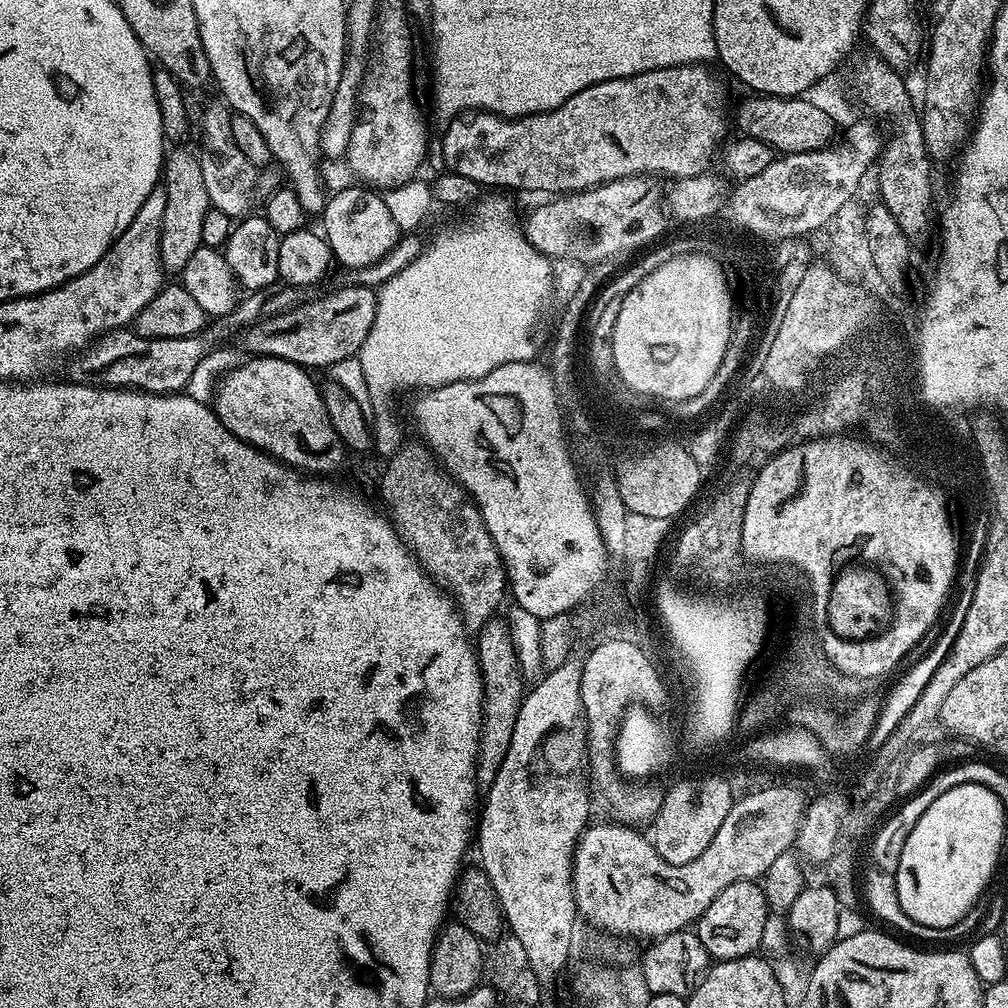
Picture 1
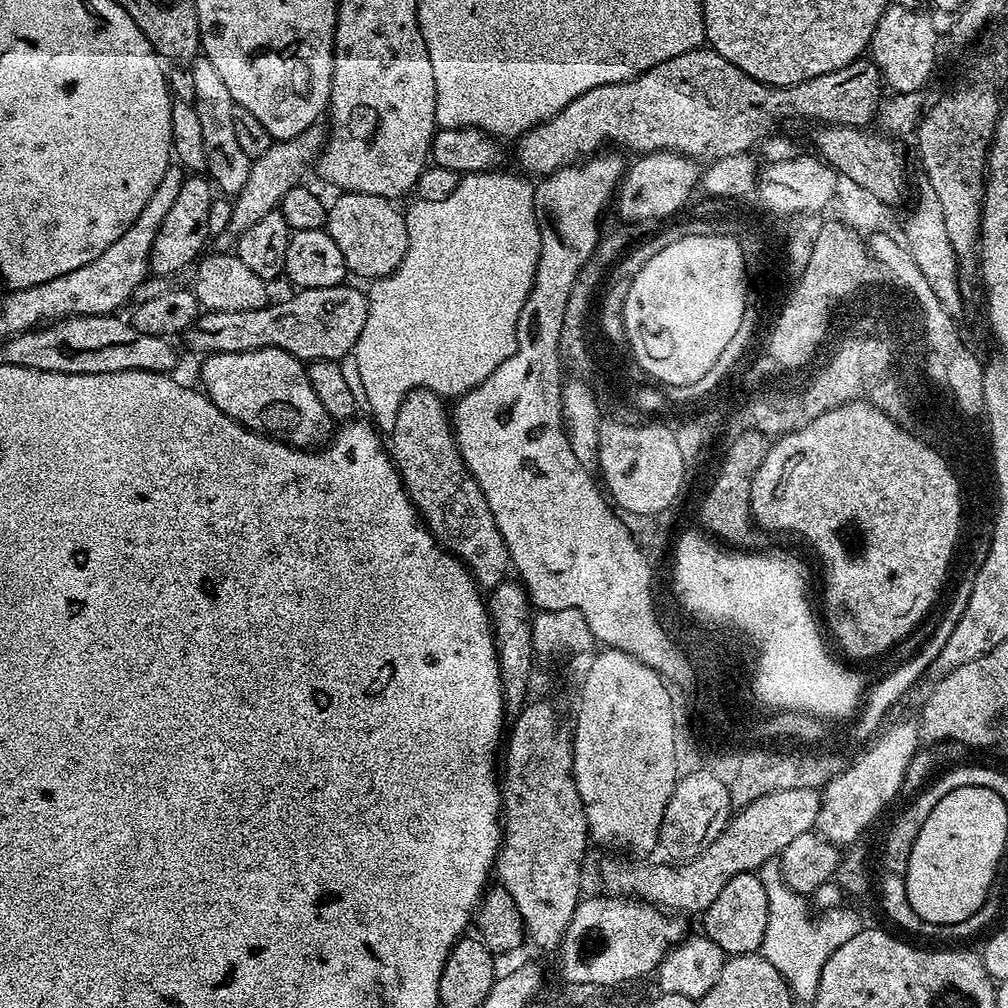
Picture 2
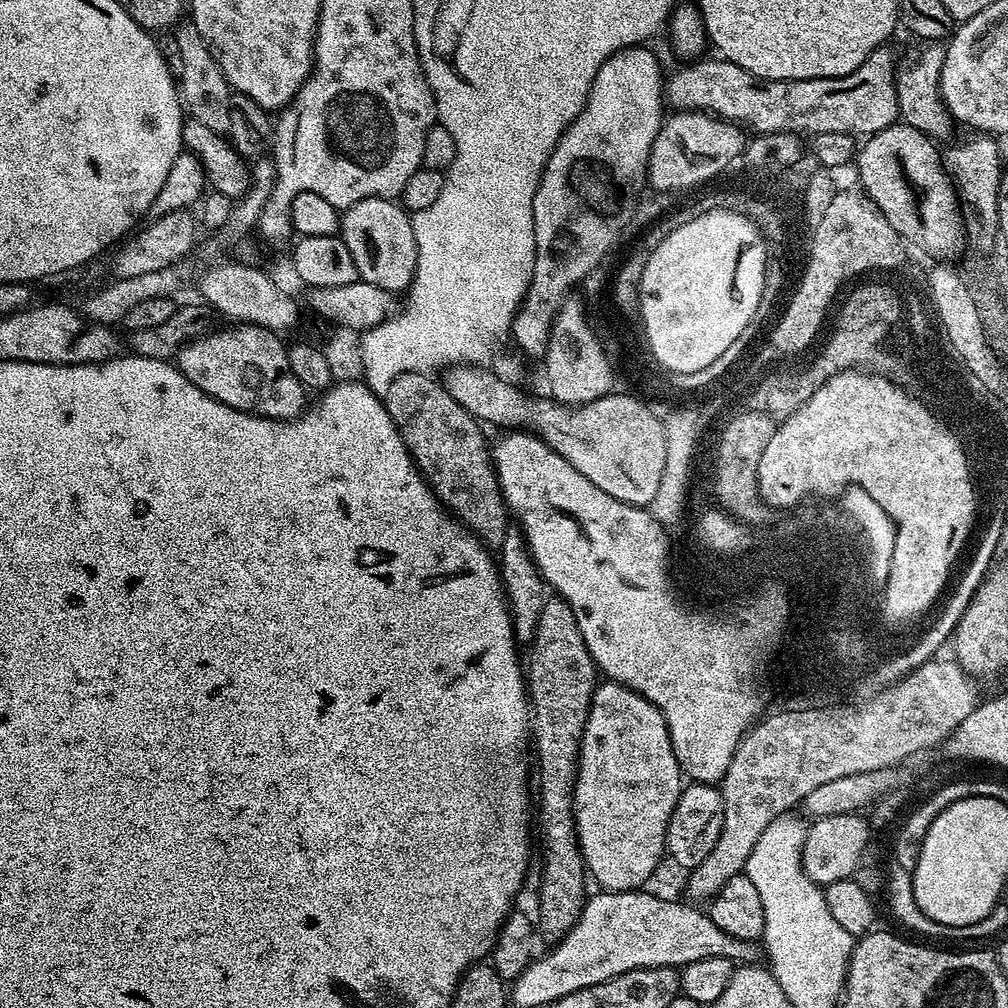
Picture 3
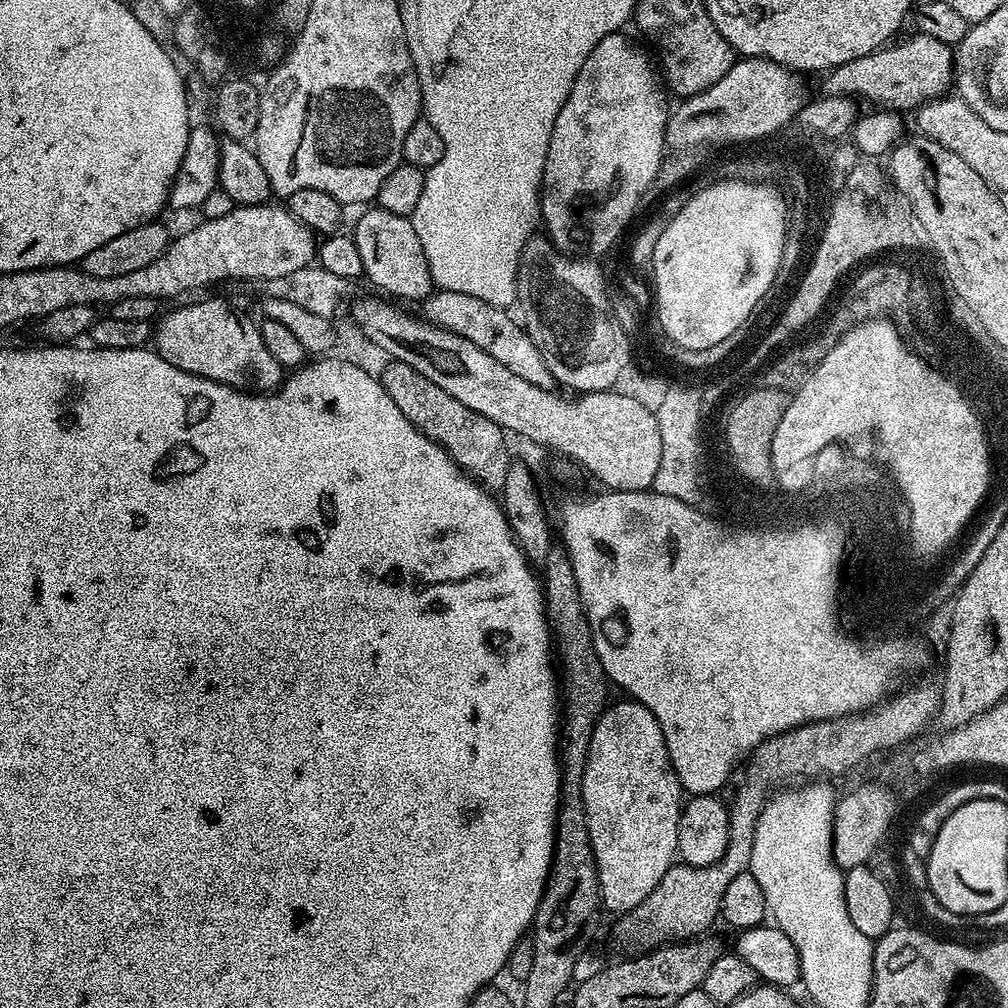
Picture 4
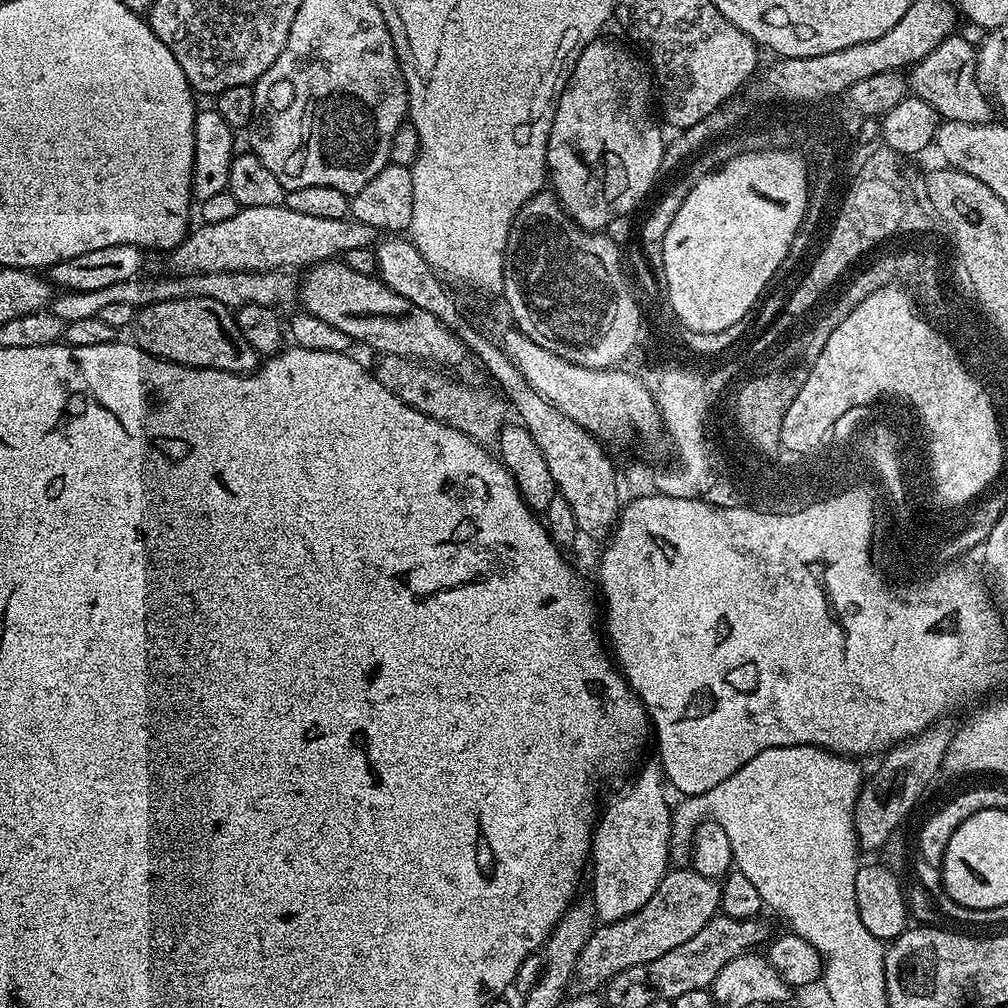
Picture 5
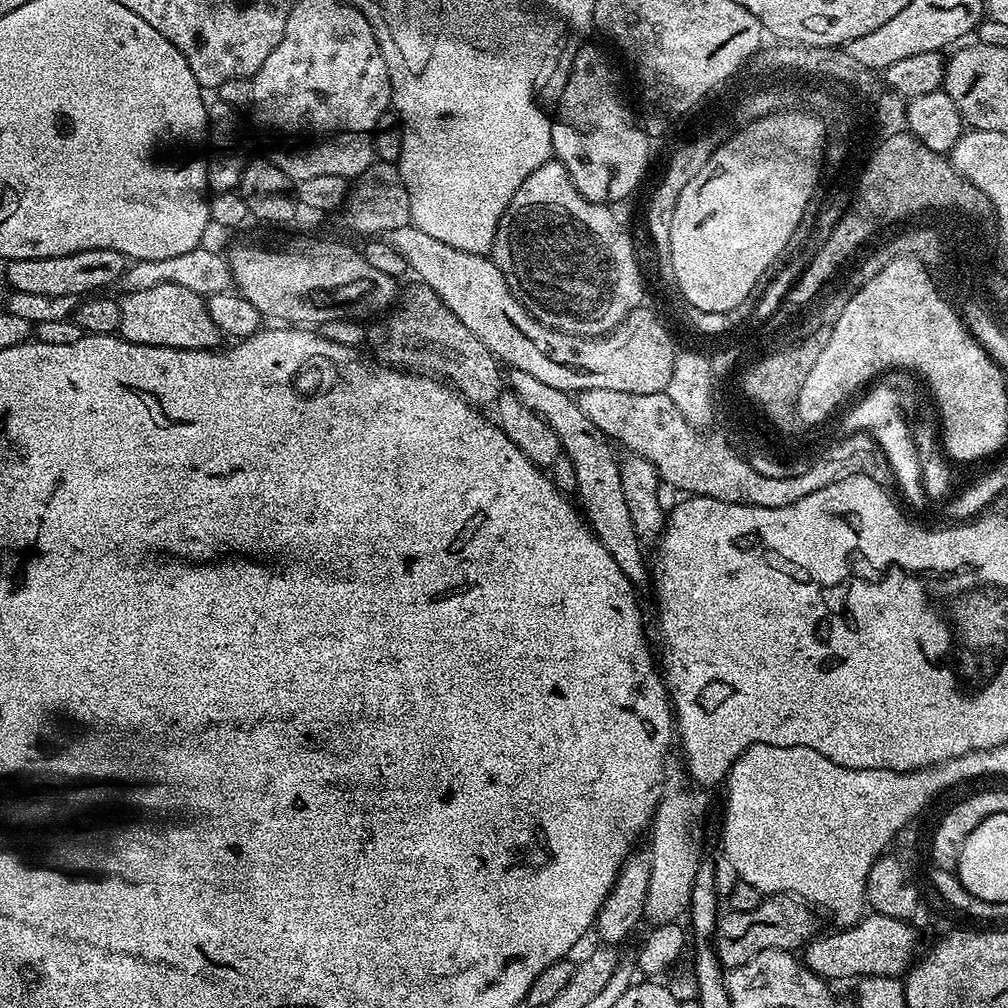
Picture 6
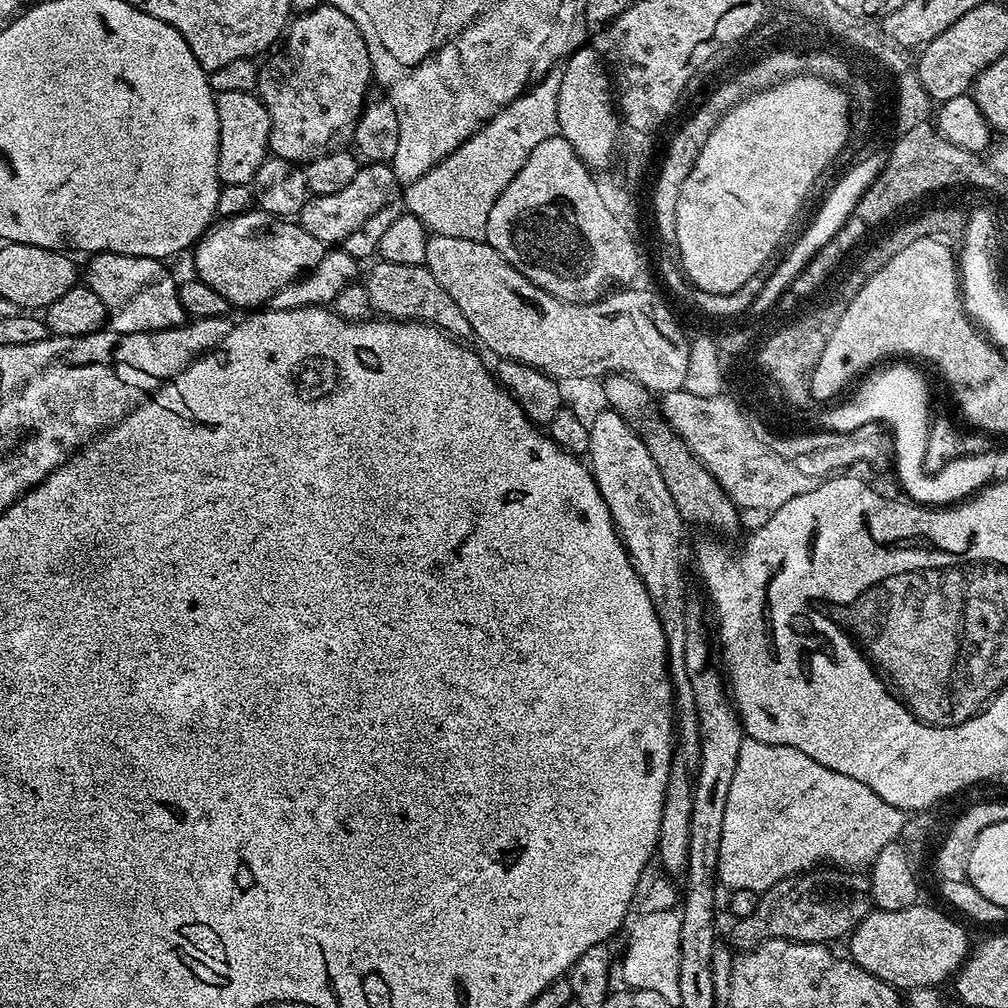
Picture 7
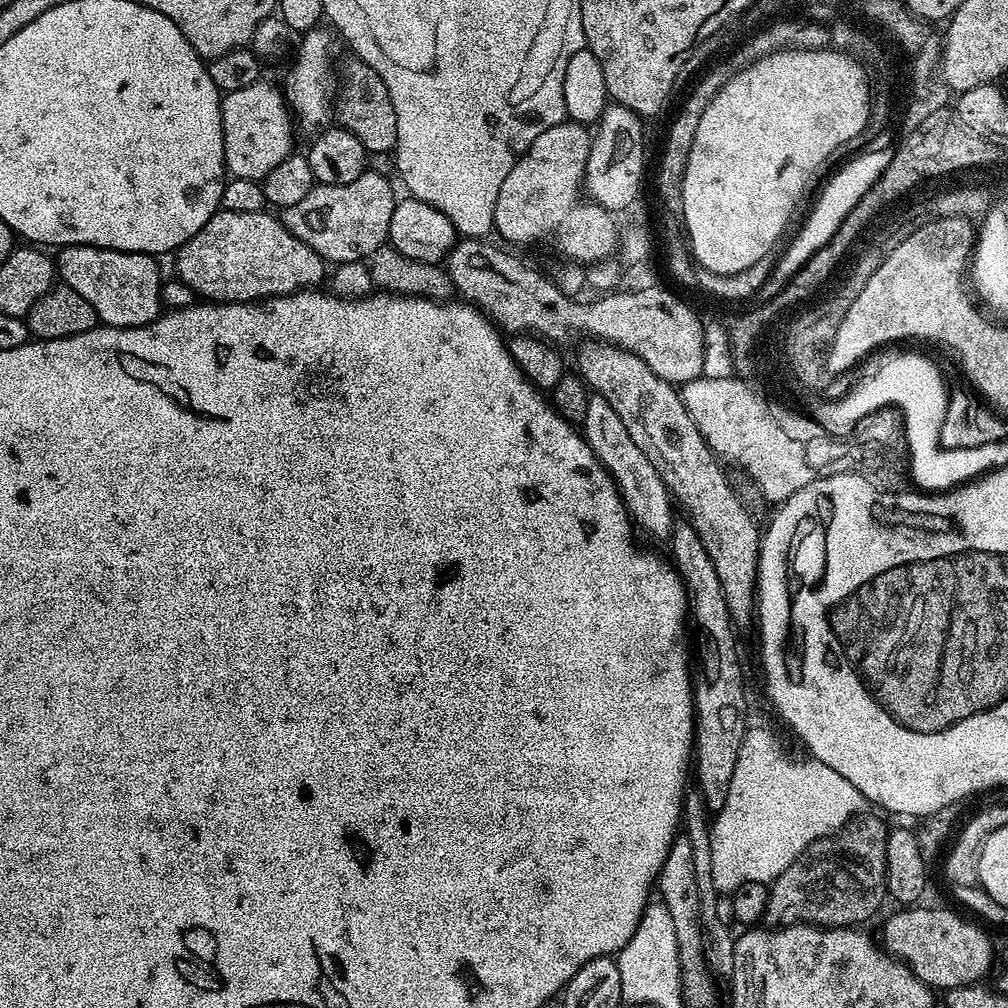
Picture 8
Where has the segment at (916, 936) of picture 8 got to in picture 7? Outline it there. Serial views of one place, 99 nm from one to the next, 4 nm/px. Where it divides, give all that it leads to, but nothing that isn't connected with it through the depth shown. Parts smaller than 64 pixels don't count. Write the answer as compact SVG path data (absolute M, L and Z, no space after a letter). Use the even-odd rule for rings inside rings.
M914 903L906 910L869 912L868 917L850 933L847 955L860 968L891 984L897 990L931 988L940 986L943 980L951 981L970 955L968 932L958 921L951 920L946 913L924 903Z

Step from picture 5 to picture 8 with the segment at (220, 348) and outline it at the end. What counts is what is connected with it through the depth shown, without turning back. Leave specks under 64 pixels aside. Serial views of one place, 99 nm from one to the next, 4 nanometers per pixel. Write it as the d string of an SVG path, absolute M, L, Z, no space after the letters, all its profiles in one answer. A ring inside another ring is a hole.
M69 244L59 249L60 257L54 263L63 287L78 290L90 306L94 306L97 321L109 328L137 328L143 324L154 322L161 315L160 287L162 276L156 265L157 257L147 252L119 252L109 248L95 248L85 244Z

